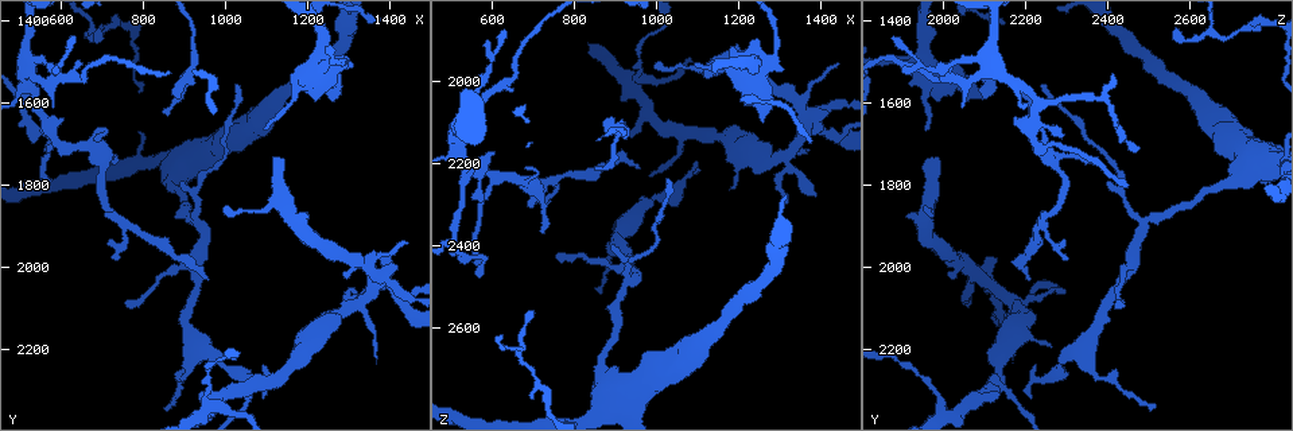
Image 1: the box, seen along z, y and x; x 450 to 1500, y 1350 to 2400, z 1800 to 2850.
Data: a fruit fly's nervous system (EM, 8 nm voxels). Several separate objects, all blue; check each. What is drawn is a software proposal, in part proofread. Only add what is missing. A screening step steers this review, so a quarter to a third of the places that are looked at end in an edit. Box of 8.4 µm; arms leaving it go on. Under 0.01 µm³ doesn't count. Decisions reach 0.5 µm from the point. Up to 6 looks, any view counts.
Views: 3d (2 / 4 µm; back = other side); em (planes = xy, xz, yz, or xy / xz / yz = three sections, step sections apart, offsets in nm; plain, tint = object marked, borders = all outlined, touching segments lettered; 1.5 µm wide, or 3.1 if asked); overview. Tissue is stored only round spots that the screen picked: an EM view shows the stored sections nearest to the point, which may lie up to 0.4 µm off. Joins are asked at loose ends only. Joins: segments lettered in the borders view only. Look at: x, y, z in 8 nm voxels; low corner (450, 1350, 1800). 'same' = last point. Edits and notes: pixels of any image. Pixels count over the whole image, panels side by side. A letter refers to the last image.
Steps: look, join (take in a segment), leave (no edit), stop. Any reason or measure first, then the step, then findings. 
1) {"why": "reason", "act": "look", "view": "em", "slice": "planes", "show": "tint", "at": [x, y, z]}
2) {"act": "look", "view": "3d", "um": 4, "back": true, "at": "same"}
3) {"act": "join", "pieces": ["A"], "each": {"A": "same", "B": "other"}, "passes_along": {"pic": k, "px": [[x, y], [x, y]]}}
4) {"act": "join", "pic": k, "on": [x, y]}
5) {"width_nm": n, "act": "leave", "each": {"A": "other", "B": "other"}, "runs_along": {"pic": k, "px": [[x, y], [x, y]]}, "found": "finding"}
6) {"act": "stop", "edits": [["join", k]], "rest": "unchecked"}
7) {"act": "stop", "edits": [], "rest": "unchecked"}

{"why": "branch stops here", "act": "look", "view": "em", "slice": "xz", "step": 4, "show": "tint", "at": [735, 1980, 2295]}

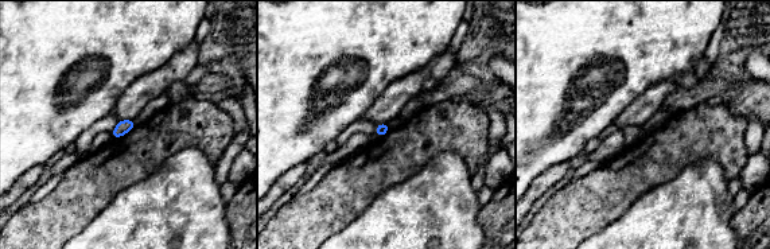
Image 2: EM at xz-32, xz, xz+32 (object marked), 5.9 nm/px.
{"why": "another direction", "act": "look", "view": "em", "slice": "planes", "show": "borders", "at": "same"}

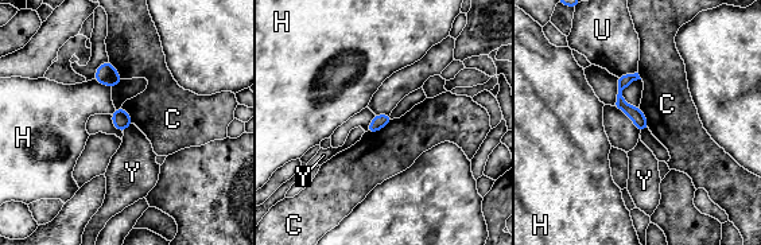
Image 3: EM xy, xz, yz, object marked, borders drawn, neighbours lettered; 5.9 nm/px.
{"act": "leave", "each": {"C": "other", "H": "other", "U": "other", "Y": "other"}, "runs_along": {"pic": 3, "px": [[622, 78], [620, 100], [641, 127]]}, "found": "none of them fits"}

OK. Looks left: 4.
{"why": "branch stops here", "act": "look", "view": "3d", "um": 4, "back": true, "at": [690, 1420, 2565]}

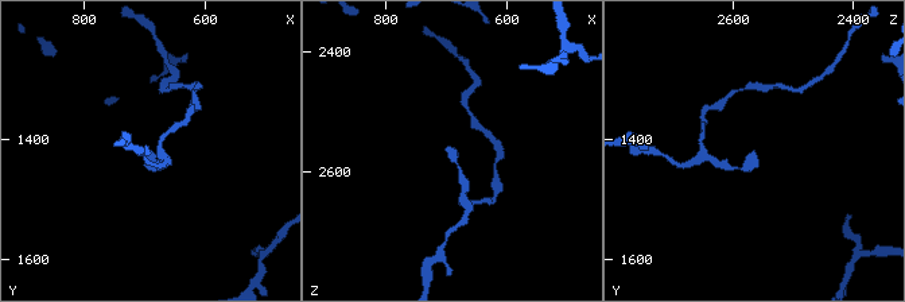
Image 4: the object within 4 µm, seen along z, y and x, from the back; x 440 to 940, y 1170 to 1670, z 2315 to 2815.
{"act": "look", "view": "em", "slice": "planes", "show": "borders", "at": [690, 1420, 2560]}

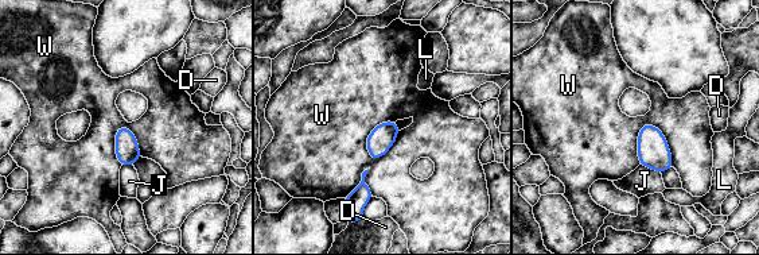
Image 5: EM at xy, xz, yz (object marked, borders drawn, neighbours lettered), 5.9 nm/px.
{"act": "leave", "each": {"D": "other", "J": "other", "L": "other", "W": "other"}, "border": {"pic": 5, "px": [[646, 122], [664, 135], [673, 166]]}, "found": "no lettered segment goes on from it"}

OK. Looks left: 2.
{"why": "free end", "act": "look", "view": "3d", "um": 4, "back": true, "at": [1120, 1740, 1985]}

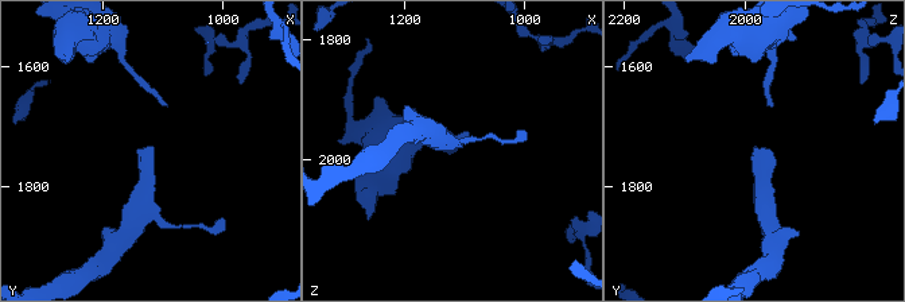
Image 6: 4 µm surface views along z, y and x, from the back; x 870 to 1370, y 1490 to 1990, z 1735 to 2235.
{"act": "look", "view": "em", "slice": "planes", "show": "borders", "at": [1120, 1735, 1985]}

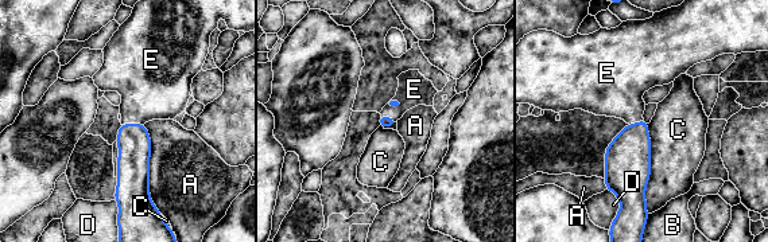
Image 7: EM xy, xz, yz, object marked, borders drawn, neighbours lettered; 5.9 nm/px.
{"longest_contact_nm": ["A", 550], "act": "join", "pieces": ["E"], "each": {"A": "other", "B": "other", "C": "other", "D": "other", "E": "same"}, "found": "the neuron continues"}

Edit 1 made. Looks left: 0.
{"act": "stop", "edits": [["join", 7]], "rest": "unchecked"}

